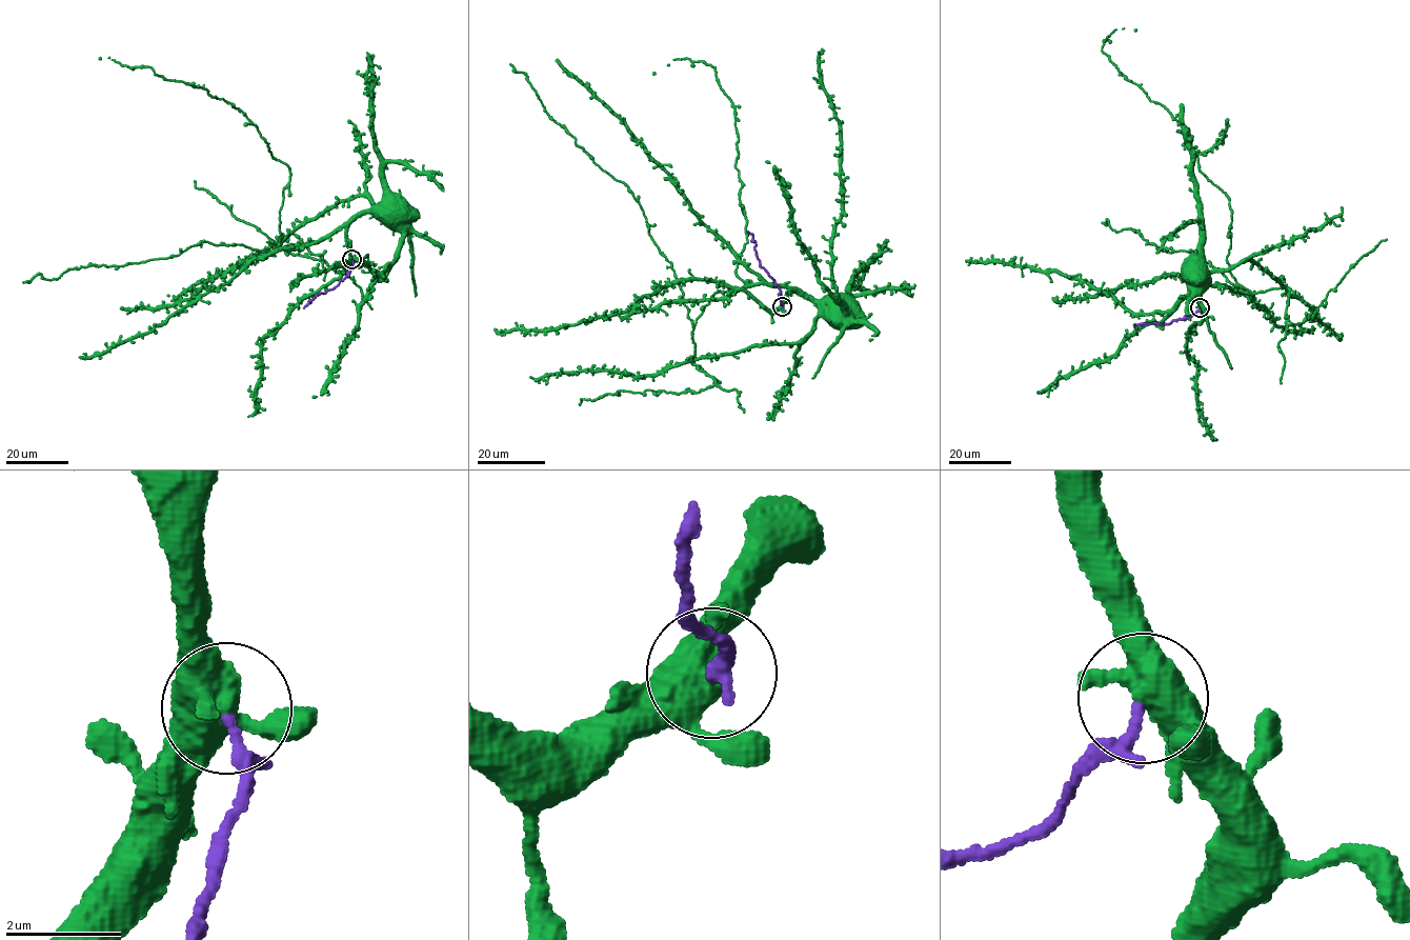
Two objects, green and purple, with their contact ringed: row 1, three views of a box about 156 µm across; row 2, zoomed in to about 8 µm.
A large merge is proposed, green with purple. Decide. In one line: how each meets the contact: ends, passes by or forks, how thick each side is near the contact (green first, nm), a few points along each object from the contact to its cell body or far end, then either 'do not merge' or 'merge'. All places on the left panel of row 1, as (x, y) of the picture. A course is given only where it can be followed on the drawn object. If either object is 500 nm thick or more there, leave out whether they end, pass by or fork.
green forks; purple passes by; calibres 440 and 150 nm; course green (351, 259), (346, 226), (358, 217), (371, 214), (404, 228); course purple (351, 259), (347, 276), (325, 293), (318, 294), (303, 307); do not merge

